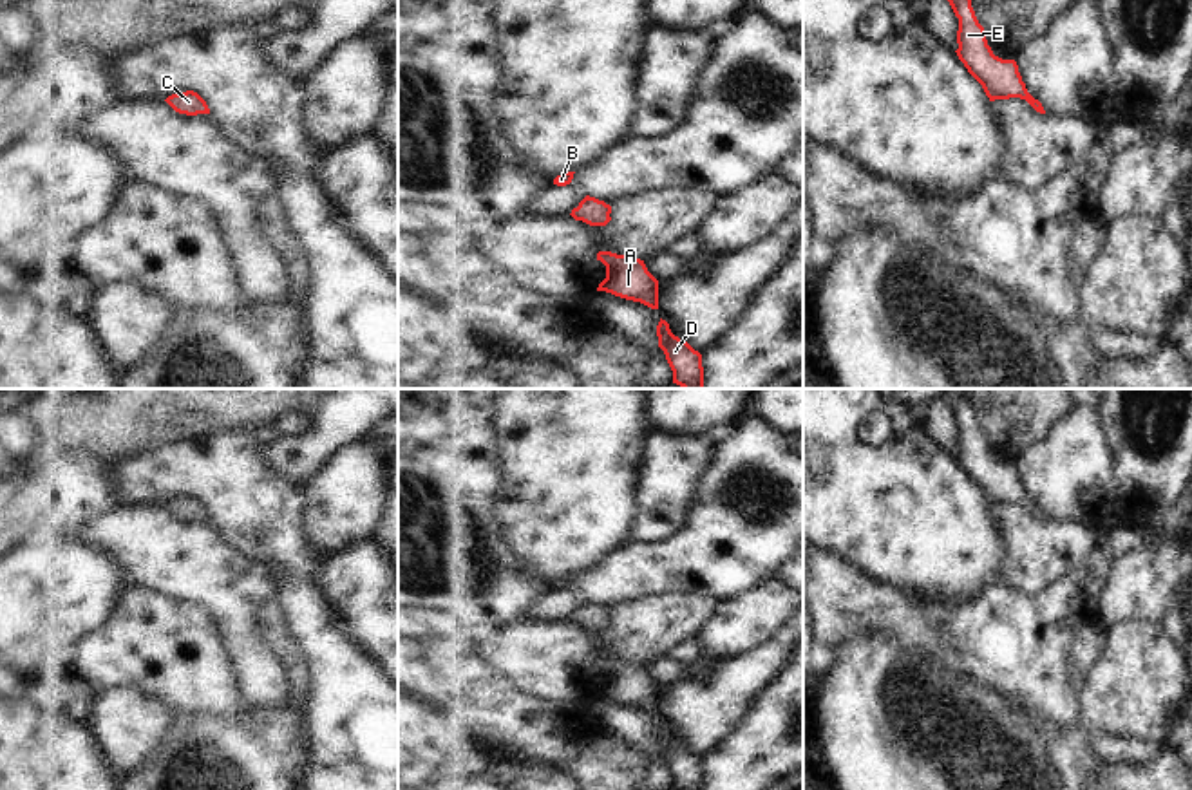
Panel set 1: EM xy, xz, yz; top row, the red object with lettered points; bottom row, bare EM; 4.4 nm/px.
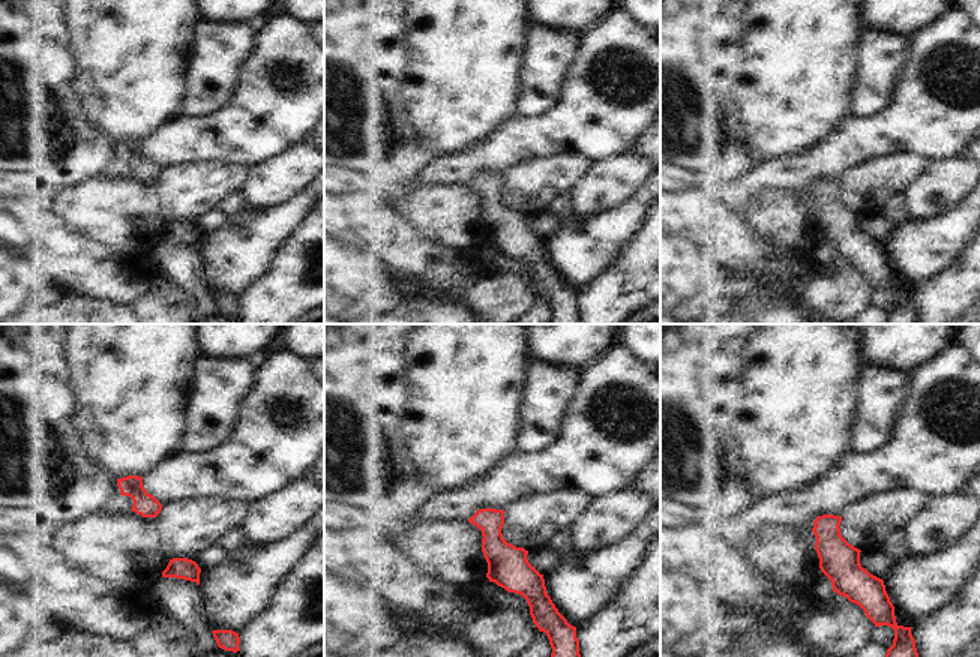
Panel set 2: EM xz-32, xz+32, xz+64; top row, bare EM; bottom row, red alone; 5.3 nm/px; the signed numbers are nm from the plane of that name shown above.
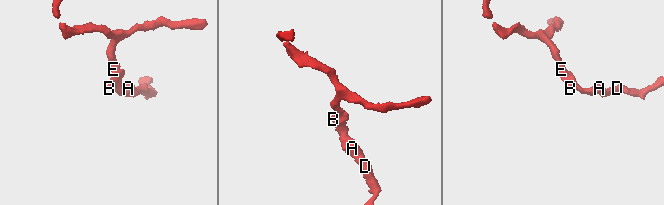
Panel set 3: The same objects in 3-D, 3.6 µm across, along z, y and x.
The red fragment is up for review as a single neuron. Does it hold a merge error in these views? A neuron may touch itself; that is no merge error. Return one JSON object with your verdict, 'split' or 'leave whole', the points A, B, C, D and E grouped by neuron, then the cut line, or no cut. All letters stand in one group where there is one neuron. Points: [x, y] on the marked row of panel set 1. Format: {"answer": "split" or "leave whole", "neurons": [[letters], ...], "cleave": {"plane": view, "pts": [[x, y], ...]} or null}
{"answer": "leave whole", "neurons": [["A", "B", "C", "D", "E"]], "cleave": null}

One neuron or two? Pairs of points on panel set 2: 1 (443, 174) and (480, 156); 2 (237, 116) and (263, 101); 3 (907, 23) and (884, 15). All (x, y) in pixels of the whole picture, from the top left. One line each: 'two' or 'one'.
1: one
2: one
3: one

